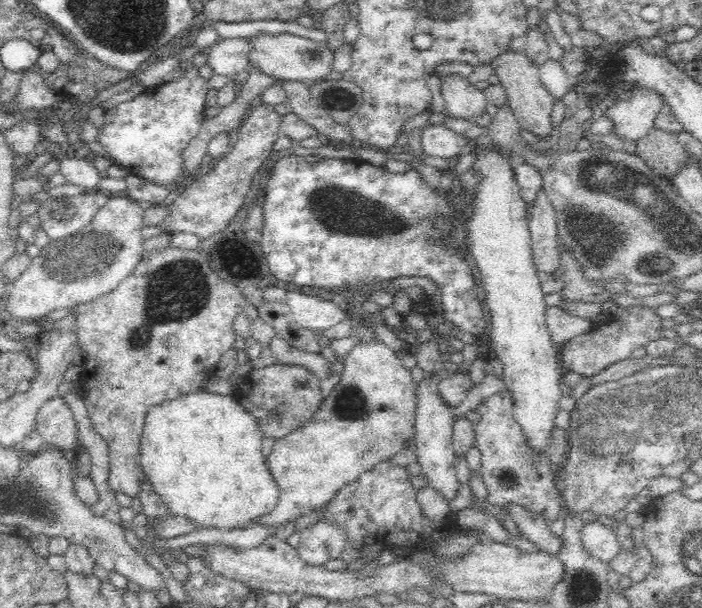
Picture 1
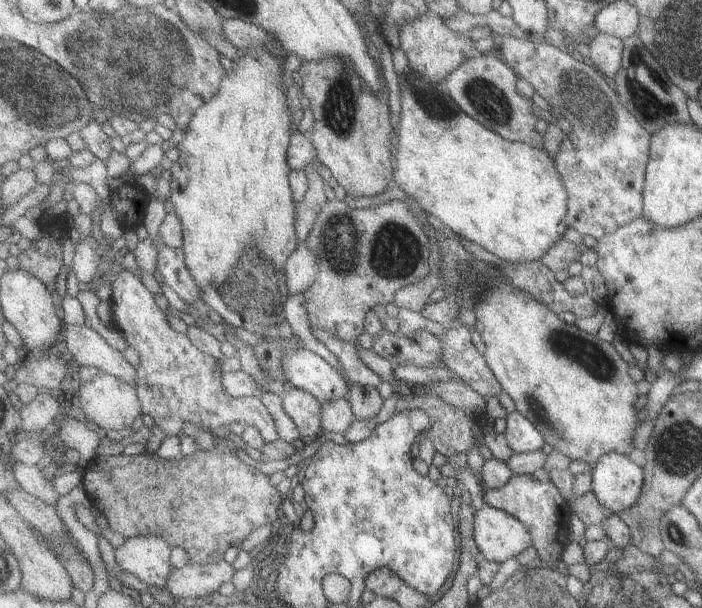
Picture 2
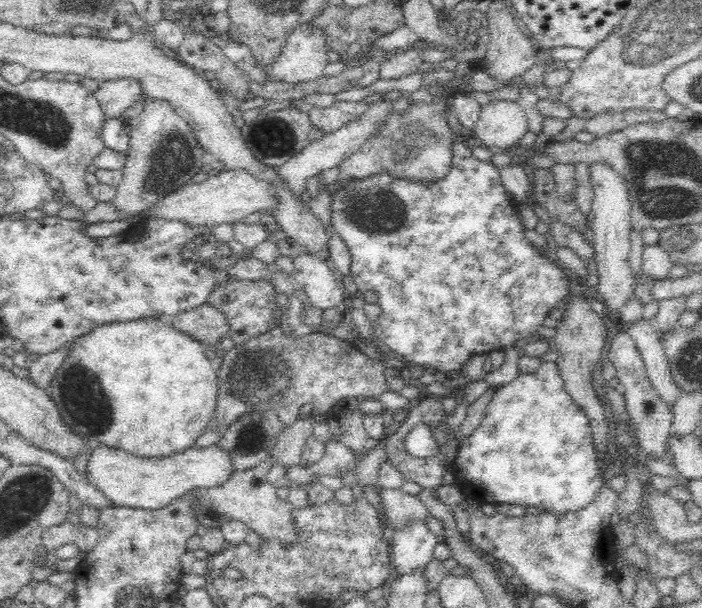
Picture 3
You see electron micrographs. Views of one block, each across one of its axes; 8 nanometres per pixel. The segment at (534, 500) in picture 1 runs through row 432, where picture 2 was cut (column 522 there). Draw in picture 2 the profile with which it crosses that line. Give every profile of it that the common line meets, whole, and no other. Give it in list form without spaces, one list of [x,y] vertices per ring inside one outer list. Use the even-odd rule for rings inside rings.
[[[515,476],[505,488],[485,490],[483,502],[519,518],[533,532],[533,548],[539,554],[539,564],[559,566],[567,544],[571,542],[569,506],[555,482],[539,482],[529,476]]]

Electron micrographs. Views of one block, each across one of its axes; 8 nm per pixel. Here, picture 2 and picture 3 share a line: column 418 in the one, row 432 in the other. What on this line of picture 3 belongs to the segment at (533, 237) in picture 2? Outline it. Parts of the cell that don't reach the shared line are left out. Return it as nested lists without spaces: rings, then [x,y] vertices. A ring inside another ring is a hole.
[[[144,318],[144,320],[130,320],[130,322],[116,322],[116,324],[94,324],[86,334],[74,338],[66,352],[60,368],[56,370],[54,378],[50,380],[50,386],[46,388],[50,400],[54,402],[60,420],[90,448],[94,444],[106,444],[112,448],[122,448],[132,454],[140,456],[164,456],[170,452],[178,452],[184,448],[192,448],[194,442],[206,432],[208,422],[214,418],[214,404],[216,404],[216,394],[218,394],[218,368],[214,366],[212,360],[206,358],[206,346],[192,336],[180,332],[174,328],[172,322],[164,322],[162,318]]]

